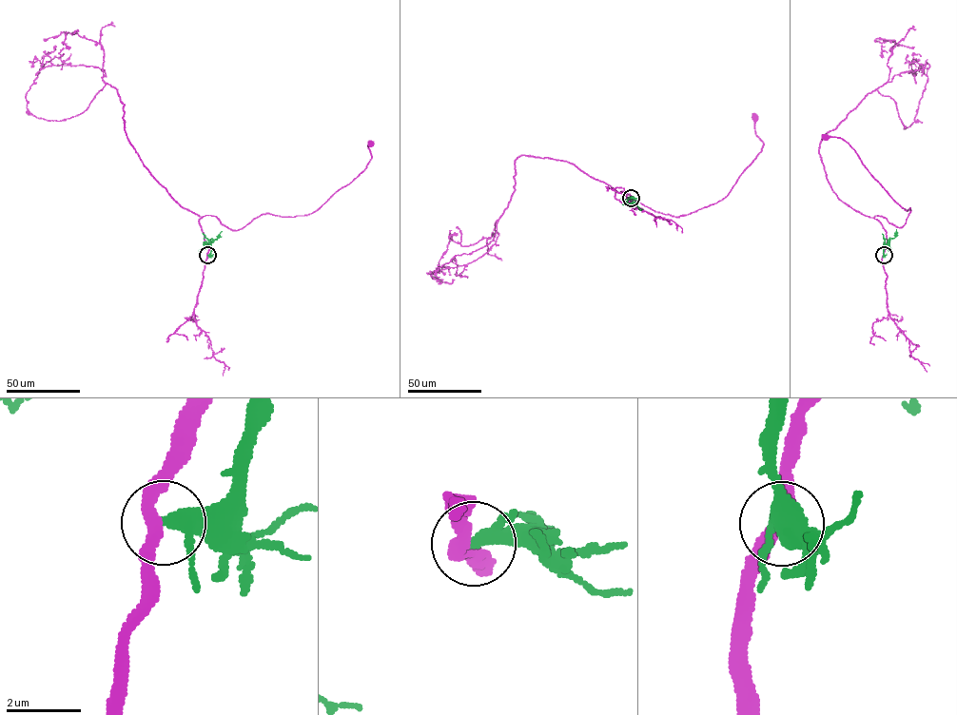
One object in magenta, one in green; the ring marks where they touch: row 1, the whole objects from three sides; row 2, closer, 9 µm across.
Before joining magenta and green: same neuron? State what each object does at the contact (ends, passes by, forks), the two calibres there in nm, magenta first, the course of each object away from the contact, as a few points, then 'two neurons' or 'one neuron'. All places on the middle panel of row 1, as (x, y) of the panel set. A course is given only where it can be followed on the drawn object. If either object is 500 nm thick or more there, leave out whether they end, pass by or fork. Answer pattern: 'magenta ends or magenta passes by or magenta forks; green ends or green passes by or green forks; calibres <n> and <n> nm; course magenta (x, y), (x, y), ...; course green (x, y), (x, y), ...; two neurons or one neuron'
magenta passes by; green passes by; calibres 360 and 300 nm; course magenta (631, 198), (622, 202), (615, 196), (625, 193), (655, 211), (678, 217), (722, 200), (761, 150), (753, 117); course green (631, 198), (642, 209); two neurons

